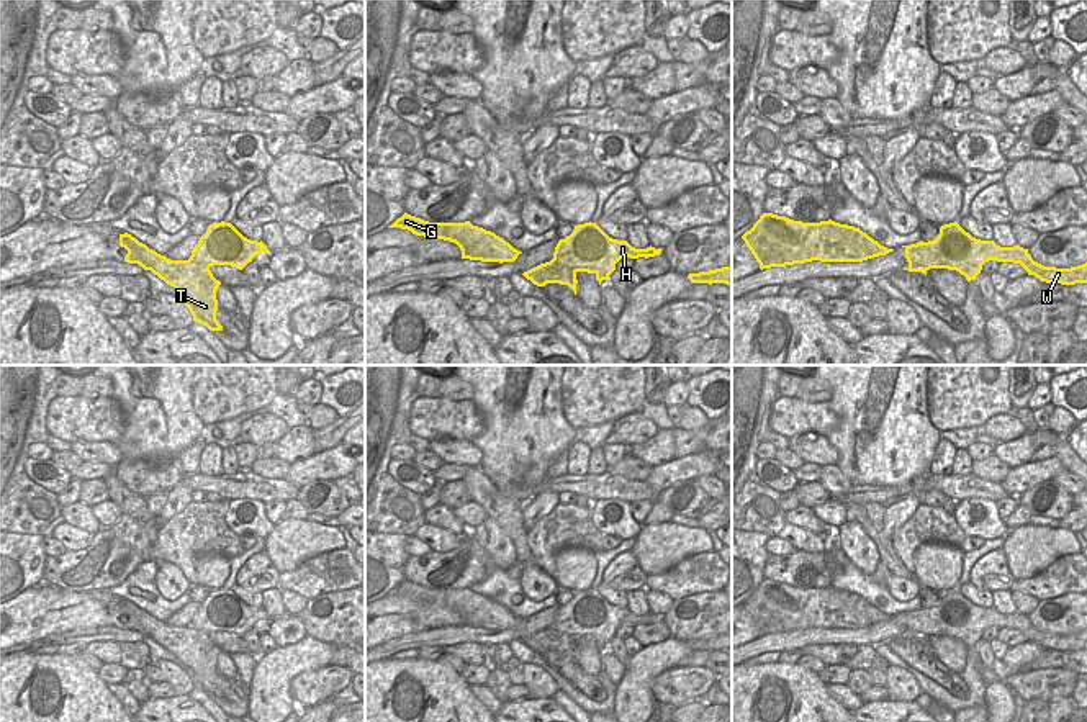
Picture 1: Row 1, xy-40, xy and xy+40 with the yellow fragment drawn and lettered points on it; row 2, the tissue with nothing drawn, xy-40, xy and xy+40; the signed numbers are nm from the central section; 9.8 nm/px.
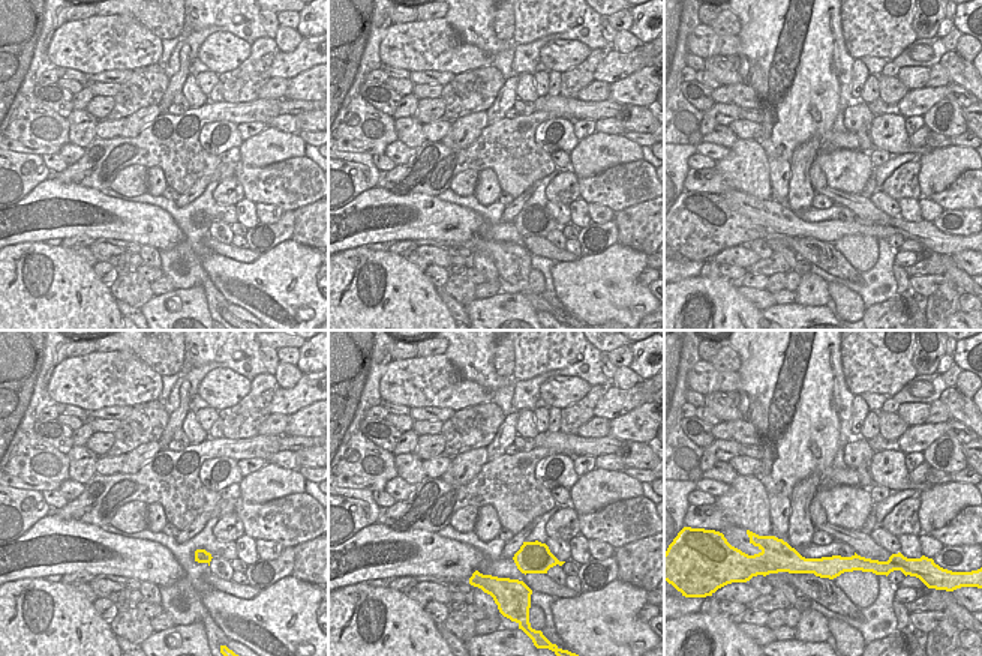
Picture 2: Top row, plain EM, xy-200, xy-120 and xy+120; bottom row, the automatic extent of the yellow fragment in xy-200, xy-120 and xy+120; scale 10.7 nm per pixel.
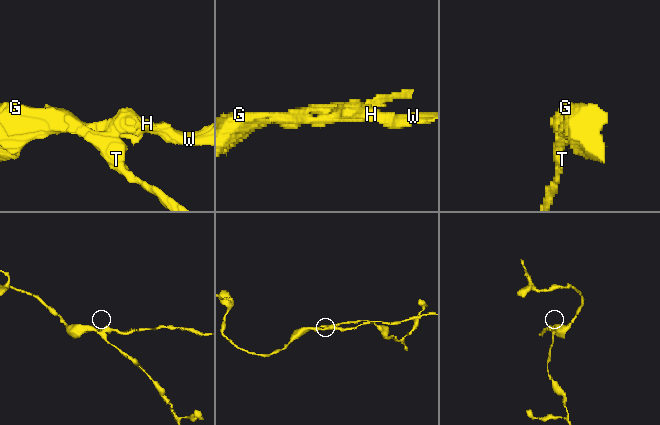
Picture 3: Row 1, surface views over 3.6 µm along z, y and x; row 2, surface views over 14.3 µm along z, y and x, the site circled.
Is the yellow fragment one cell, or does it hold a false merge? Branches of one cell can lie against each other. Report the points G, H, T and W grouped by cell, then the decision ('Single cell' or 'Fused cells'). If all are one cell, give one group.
Groups: G H W / T. Fused cells.

